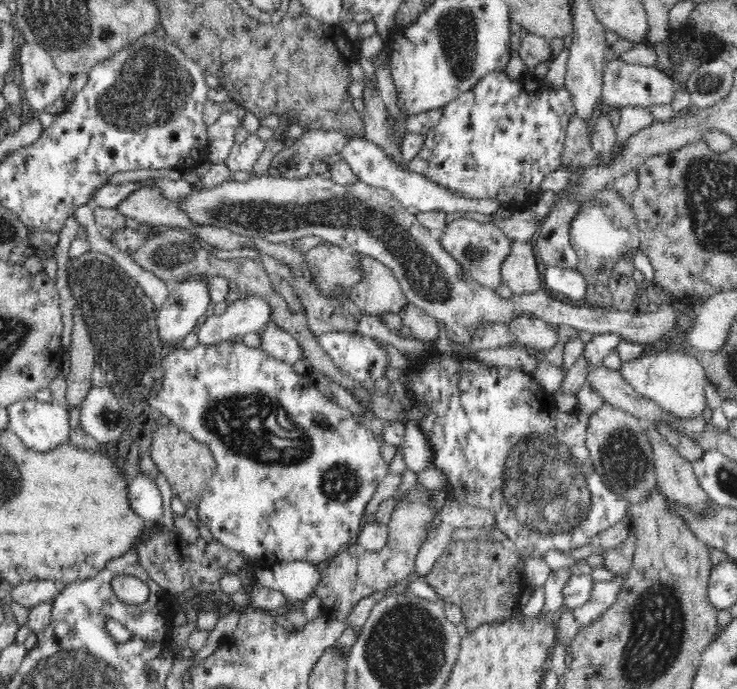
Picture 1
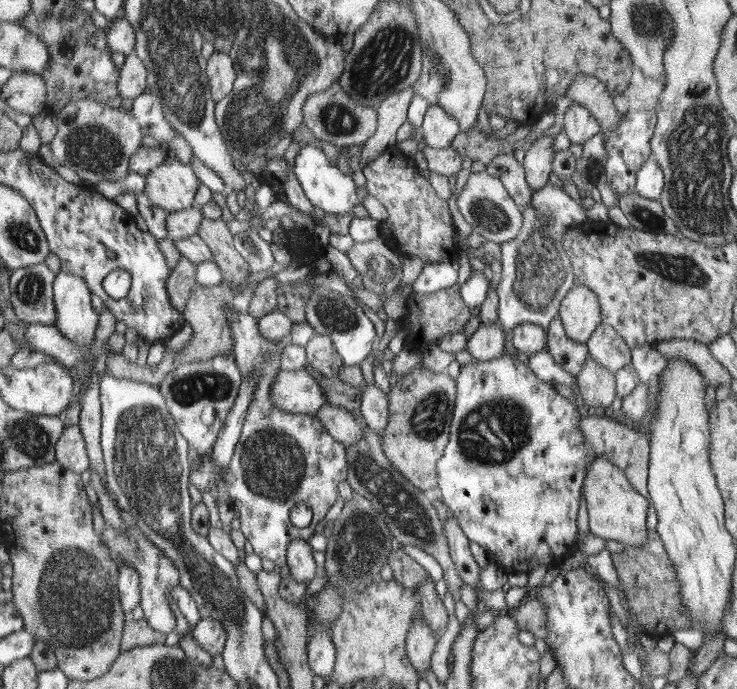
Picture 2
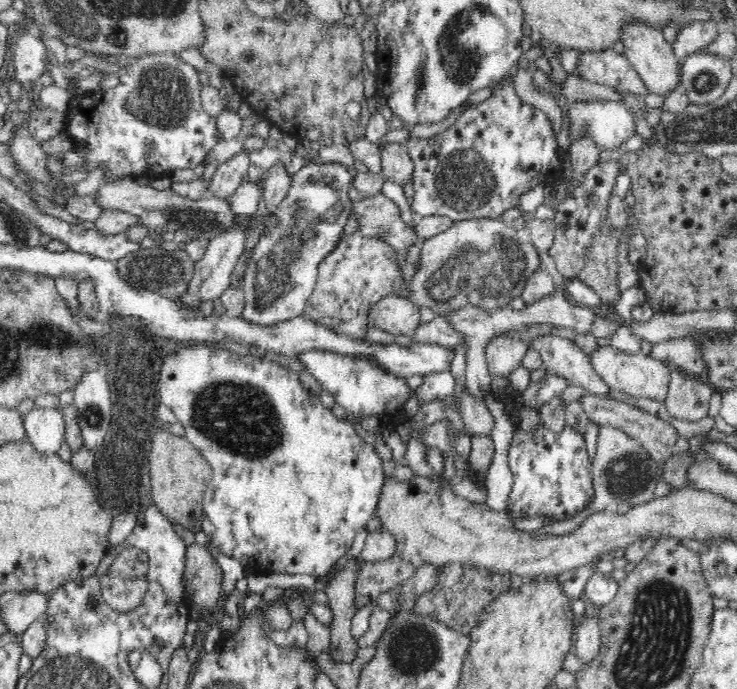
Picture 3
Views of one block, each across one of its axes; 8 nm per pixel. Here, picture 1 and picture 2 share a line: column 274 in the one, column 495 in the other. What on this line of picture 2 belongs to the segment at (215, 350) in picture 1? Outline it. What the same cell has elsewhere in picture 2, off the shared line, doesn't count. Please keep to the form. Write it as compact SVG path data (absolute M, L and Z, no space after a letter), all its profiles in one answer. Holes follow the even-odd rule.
M510 354L488 361L472 359L468 364L462 365L460 375L456 378L459 384L459 398L456 403L456 420L452 420L452 444L448 444L448 452L444 451L444 460L438 462L438 485L444 498L445 505L459 522L460 528L469 538L471 544L476 543L487 550L492 562L500 564L504 570L516 570L516 573L529 574L532 568L546 566L548 562L558 560L562 554L574 552L576 549L576 536L578 536L578 510L580 510L580 490L584 484L586 474L586 454L592 454L591 447L586 450L582 444L582 430L578 430L580 415L578 408L574 408L564 396L560 396L550 383L536 377L529 366Z

